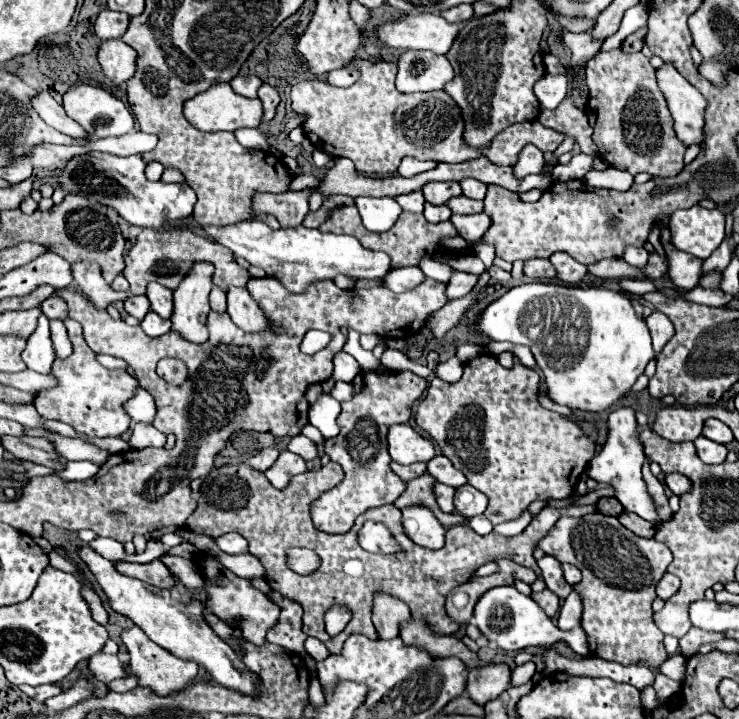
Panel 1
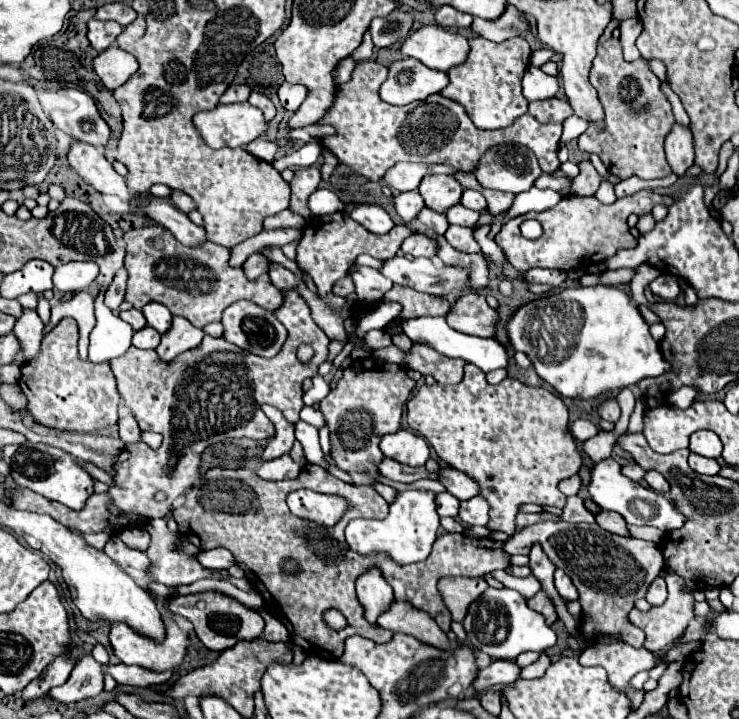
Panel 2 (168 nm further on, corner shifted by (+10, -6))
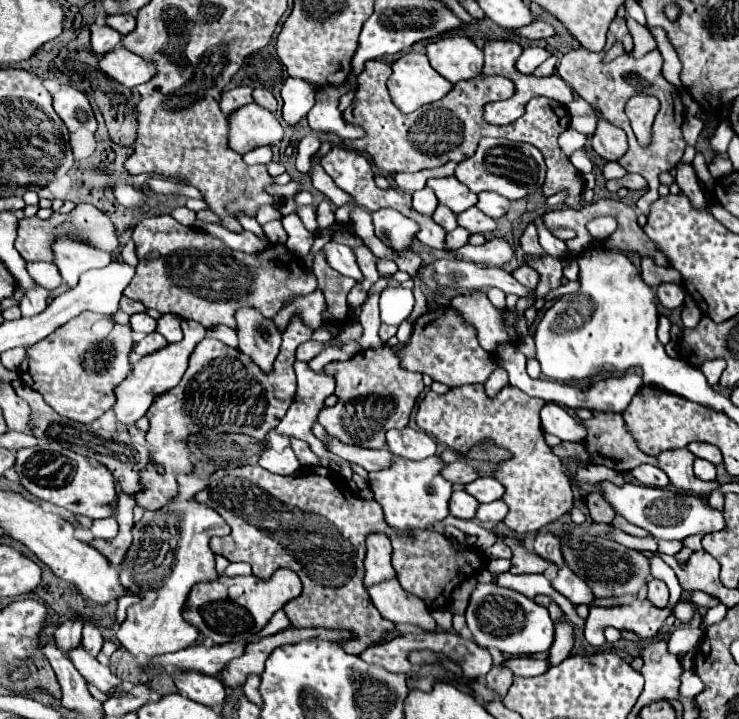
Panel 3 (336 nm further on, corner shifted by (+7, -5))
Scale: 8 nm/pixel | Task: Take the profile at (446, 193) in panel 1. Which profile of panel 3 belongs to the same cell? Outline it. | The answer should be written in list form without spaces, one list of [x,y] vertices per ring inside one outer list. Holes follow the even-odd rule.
[[[445,177],[445,179],[429,179],[427,185],[435,191],[437,201],[445,207],[449,207],[453,213],[461,213],[477,203],[477,195],[469,191],[467,185],[457,181],[457,177]]]

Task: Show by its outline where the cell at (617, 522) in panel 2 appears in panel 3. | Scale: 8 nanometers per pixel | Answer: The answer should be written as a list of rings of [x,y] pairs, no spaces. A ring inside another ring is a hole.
[[[599,491],[589,493],[589,497],[587,497],[587,507],[589,507],[591,519],[597,521],[597,523],[611,523],[611,521],[615,519],[613,507],[601,497]]]

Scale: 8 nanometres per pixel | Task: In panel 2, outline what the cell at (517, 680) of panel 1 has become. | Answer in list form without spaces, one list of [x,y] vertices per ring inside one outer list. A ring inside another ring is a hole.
[[[540,654],[540,658],[534,662],[534,664],[530,664],[530,666],[526,666],[526,668],[522,668],[522,678],[540,678],[546,670],[548,670],[548,666],[550,666],[550,656],[548,654]]]

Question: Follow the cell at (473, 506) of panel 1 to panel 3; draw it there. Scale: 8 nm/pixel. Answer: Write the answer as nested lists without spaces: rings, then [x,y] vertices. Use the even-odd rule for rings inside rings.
[[[497,499],[497,501],[493,501],[493,503],[481,503],[481,505],[477,507],[475,519],[477,519],[479,523],[483,523],[483,525],[497,525],[497,523],[503,521],[505,513],[507,513],[507,505],[505,505],[501,499]]]

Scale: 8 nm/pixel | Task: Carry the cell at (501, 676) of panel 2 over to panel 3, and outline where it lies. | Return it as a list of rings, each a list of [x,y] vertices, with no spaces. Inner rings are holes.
[[[509,657],[501,665],[505,665],[509,671],[513,671],[515,677],[533,677],[533,675],[541,675],[549,669],[547,661],[539,661],[533,657]]]

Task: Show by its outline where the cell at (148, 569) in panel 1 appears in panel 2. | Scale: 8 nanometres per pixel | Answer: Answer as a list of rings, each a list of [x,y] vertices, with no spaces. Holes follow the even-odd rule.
[[[208,590],[208,592],[188,594],[188,596],[176,596],[172,602],[168,600],[168,608],[174,614],[180,614],[186,620],[190,620],[194,624],[194,630],[196,630],[196,636],[200,638],[200,642],[206,648],[218,650],[218,652],[232,648],[236,642],[254,640],[264,630],[264,620],[256,610],[246,608],[236,598],[230,598],[218,590]]]

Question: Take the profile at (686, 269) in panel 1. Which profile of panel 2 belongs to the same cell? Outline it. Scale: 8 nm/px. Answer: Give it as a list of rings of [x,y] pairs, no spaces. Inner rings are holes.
[[[658,276],[656,280],[650,282],[650,290],[652,290],[652,294],[656,294],[668,302],[672,302],[680,294],[678,280],[674,276]]]

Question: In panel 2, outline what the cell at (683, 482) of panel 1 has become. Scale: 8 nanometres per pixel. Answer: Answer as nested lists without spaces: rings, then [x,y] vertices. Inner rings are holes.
[[[648,470],[648,472],[646,472],[646,476],[644,476],[644,480],[646,480],[646,484],[648,484],[654,492],[668,494],[668,490],[670,490],[670,486],[668,486],[666,478],[664,478],[660,472],[656,472],[656,470]]]

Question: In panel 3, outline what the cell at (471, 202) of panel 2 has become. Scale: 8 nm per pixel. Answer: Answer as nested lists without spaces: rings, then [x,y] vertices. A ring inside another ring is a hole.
[[[481,193],[477,201],[477,209],[481,209],[491,219],[499,219],[509,209],[509,201],[497,193]]]

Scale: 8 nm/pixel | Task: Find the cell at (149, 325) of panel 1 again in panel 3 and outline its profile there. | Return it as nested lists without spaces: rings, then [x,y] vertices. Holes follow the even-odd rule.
[[[153,331],[153,333],[149,333],[147,337],[143,337],[143,339],[135,345],[135,351],[137,351],[139,355],[149,355],[149,353],[161,349],[163,345],[167,345],[165,337],[161,337],[157,331]]]

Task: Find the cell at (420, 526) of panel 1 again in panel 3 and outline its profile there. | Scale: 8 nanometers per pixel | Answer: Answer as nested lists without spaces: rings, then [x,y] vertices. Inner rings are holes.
[[[433,455],[425,461],[397,459],[389,469],[369,473],[369,487],[375,495],[375,501],[381,503],[385,523],[391,529],[407,537],[415,537],[413,531],[441,523],[449,515],[447,501],[451,497],[451,483],[441,477],[443,467],[445,463]]]

